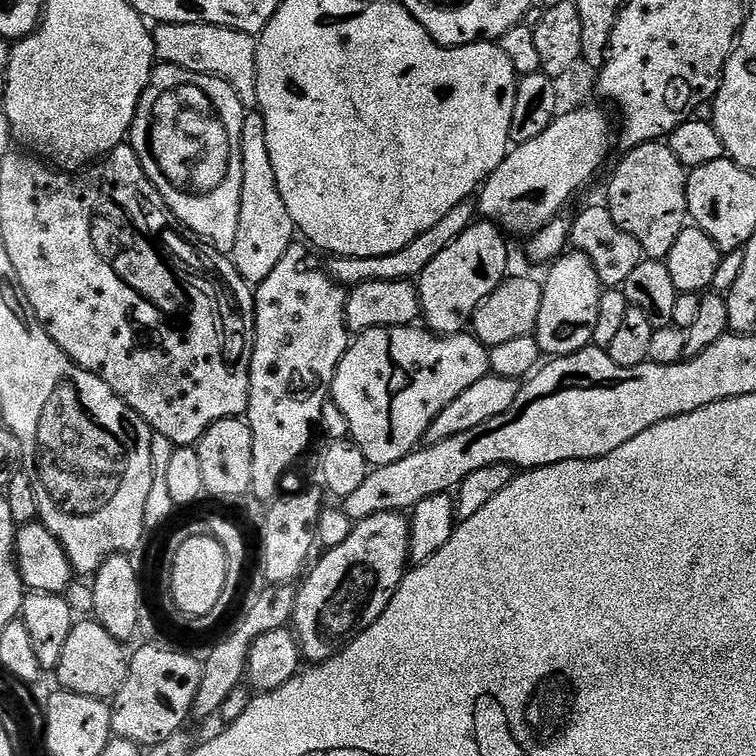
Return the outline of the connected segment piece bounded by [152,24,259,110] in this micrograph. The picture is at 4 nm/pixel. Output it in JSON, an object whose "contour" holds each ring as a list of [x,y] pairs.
{"contour":[[[159,24],[152,33],[156,56],[161,63],[221,77],[238,94],[246,110],[259,107],[255,37],[213,24]]]}

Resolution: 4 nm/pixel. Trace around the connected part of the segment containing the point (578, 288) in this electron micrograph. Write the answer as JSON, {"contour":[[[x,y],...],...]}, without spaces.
{"contour":[[[565,251],[552,261],[547,272],[548,277],[542,280],[542,310],[538,310],[534,335],[545,357],[569,356],[592,344],[602,285],[594,262],[585,252]]]}

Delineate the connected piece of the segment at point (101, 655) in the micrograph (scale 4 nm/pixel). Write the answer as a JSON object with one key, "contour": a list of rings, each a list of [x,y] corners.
{"contour":[[[88,618],[73,623],[70,638],[66,638],[66,646],[62,649],[62,659],[54,670],[54,676],[61,689],[74,694],[86,694],[90,698],[111,701],[122,690],[122,682],[126,682],[129,653],[124,653],[125,645],[113,638],[111,634],[96,621]]]}

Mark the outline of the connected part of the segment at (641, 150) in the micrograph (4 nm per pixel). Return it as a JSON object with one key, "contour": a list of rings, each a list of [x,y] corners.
{"contour":[[[664,142],[630,148],[623,155],[608,184],[606,207],[614,222],[618,222],[618,226],[622,226],[622,230],[626,230],[626,234],[632,235],[638,241],[638,246],[642,246],[647,259],[667,261],[678,234],[682,234],[690,220],[689,169],[674,158],[674,150]]]}

